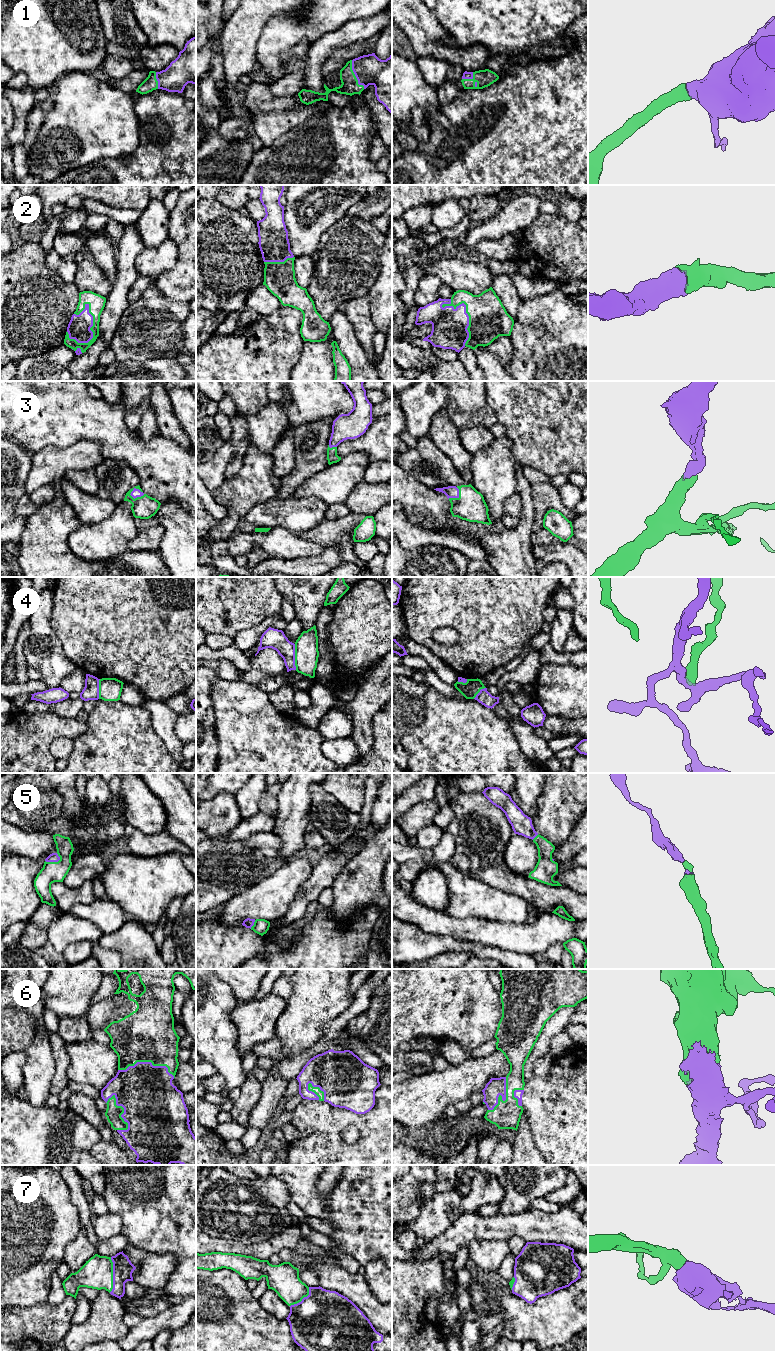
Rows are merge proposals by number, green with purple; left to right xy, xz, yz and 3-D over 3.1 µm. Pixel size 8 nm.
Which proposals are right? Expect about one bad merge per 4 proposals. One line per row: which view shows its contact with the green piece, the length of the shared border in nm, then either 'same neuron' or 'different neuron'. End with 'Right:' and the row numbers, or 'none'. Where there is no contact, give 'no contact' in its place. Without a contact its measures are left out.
1: meets green in xz; contact 260 nm long; same neuron
2: meets green in xy; contact 340 nm long; same neuron
3: meets green in xy; contact 130 nm long; same neuron
4: meets green in xz; contact 200 nm long; different neuron
5: meets green in xy; contact 130 nm long; same neuron
6: meets green in xy; contact 460 nm long; same neuron
7: meets green in xy; contact 280 nm long; same neuron
Right: 1, 2, 3, 5, 6, 7

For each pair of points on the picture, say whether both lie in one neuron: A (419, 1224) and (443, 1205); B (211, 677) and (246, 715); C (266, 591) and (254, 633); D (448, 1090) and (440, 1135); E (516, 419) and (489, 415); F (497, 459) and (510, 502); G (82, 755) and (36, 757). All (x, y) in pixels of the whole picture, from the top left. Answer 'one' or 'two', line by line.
A: one
B: two
C: two
D: two
E: two
F: two
G: two

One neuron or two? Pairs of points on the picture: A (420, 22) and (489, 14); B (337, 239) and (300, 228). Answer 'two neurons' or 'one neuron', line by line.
A: two neurons
B: two neurons

